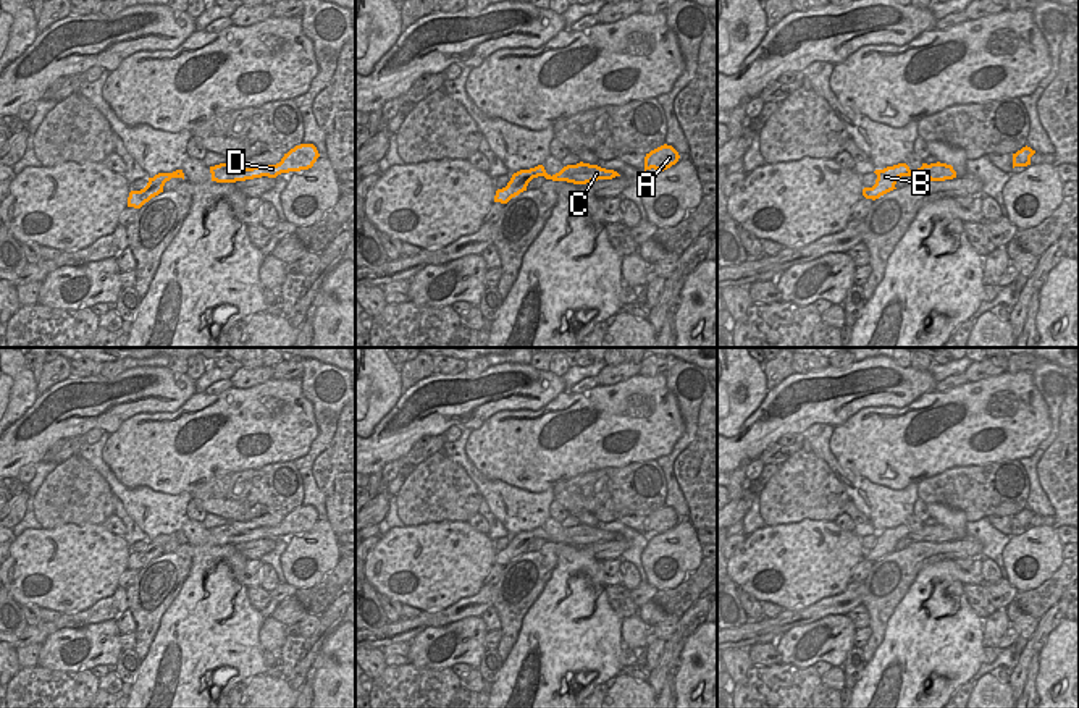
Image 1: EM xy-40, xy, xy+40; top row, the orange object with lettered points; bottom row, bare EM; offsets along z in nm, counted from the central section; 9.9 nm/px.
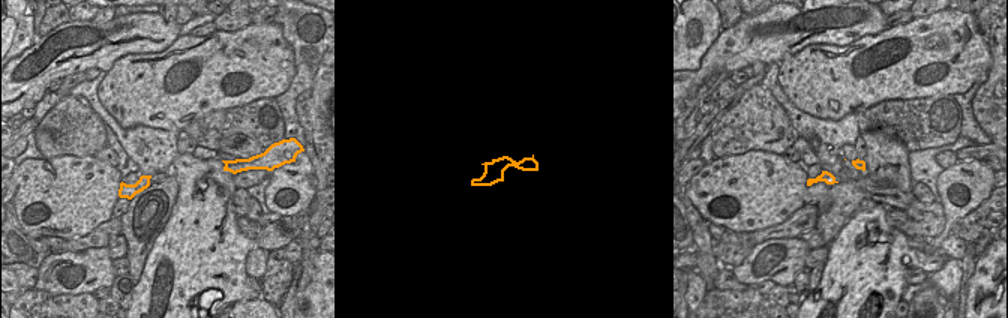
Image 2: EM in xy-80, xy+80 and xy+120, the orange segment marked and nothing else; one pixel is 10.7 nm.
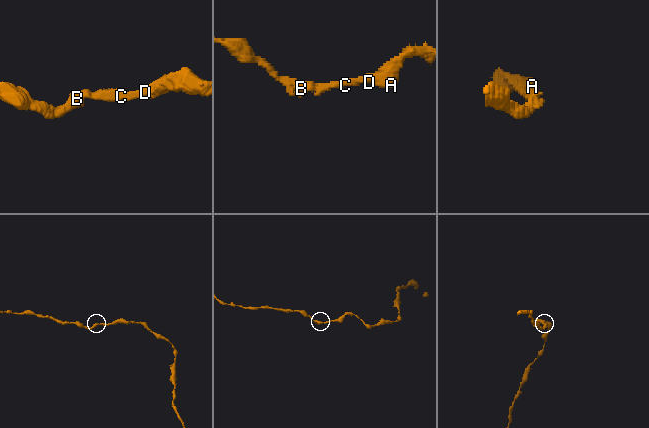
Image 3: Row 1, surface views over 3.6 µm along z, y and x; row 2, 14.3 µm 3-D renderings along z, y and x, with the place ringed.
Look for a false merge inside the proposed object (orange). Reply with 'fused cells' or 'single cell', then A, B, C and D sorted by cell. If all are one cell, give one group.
single cell; groups A B C D

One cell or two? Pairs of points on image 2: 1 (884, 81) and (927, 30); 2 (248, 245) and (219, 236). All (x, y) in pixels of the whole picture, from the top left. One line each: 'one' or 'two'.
1: one
2: one

